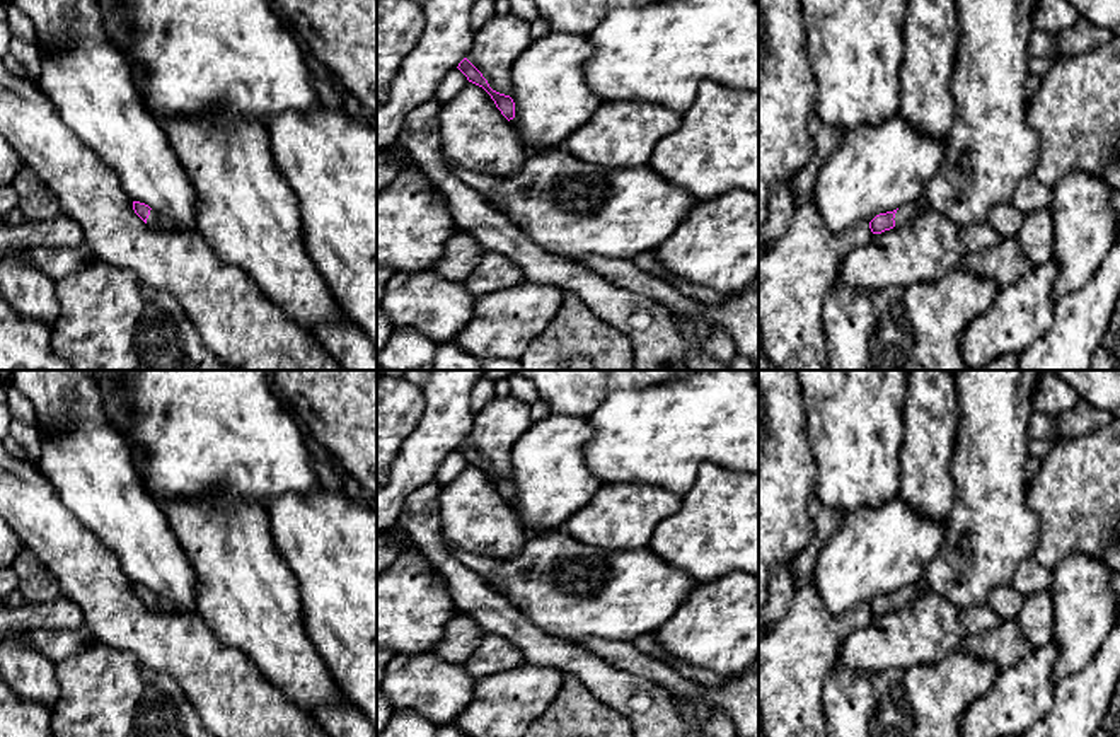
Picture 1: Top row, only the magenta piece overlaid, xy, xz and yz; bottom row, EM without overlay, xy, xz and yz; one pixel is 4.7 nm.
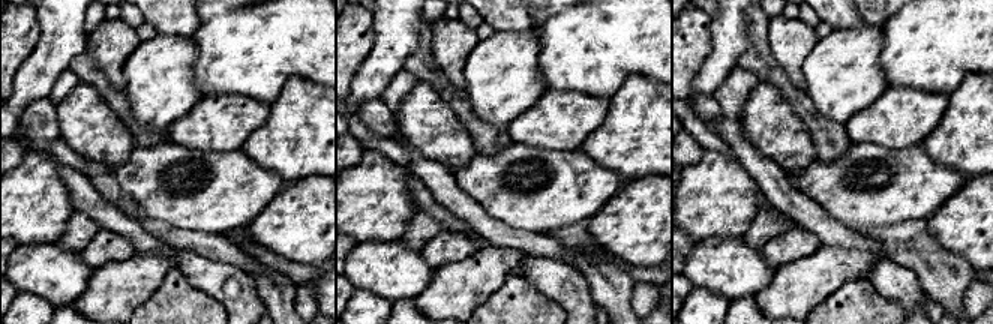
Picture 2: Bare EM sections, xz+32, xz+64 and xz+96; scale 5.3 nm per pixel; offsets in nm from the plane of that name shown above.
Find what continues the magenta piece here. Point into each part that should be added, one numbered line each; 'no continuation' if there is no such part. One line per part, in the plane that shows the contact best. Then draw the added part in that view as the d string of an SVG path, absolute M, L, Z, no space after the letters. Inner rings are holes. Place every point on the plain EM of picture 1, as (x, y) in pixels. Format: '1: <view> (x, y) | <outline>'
1: yz (907, 594) | M924 582L900 589L893 601L895 609L900 609L900 607L914 602L926 592L926 589L927 589L927 585Z

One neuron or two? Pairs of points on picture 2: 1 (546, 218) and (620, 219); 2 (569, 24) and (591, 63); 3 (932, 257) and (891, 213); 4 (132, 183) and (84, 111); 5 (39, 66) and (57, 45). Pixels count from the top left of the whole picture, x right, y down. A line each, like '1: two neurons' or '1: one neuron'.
1: two neurons
2: one neuron
3: two neurons
4: two neurons
5: one neuron

